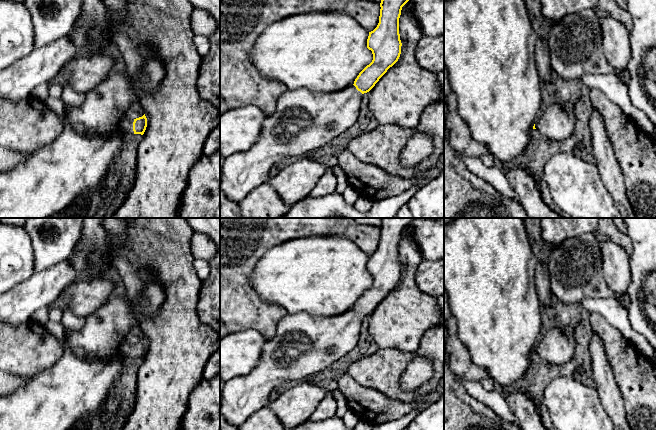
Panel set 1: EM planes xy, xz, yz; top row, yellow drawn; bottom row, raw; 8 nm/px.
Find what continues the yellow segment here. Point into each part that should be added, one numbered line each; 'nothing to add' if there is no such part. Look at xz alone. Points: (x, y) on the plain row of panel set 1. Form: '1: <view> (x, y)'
1: xz (303, 345)

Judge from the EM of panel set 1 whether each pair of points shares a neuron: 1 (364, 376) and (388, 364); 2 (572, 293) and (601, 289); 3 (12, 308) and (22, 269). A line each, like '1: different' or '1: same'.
1: same
2: same
3: different

